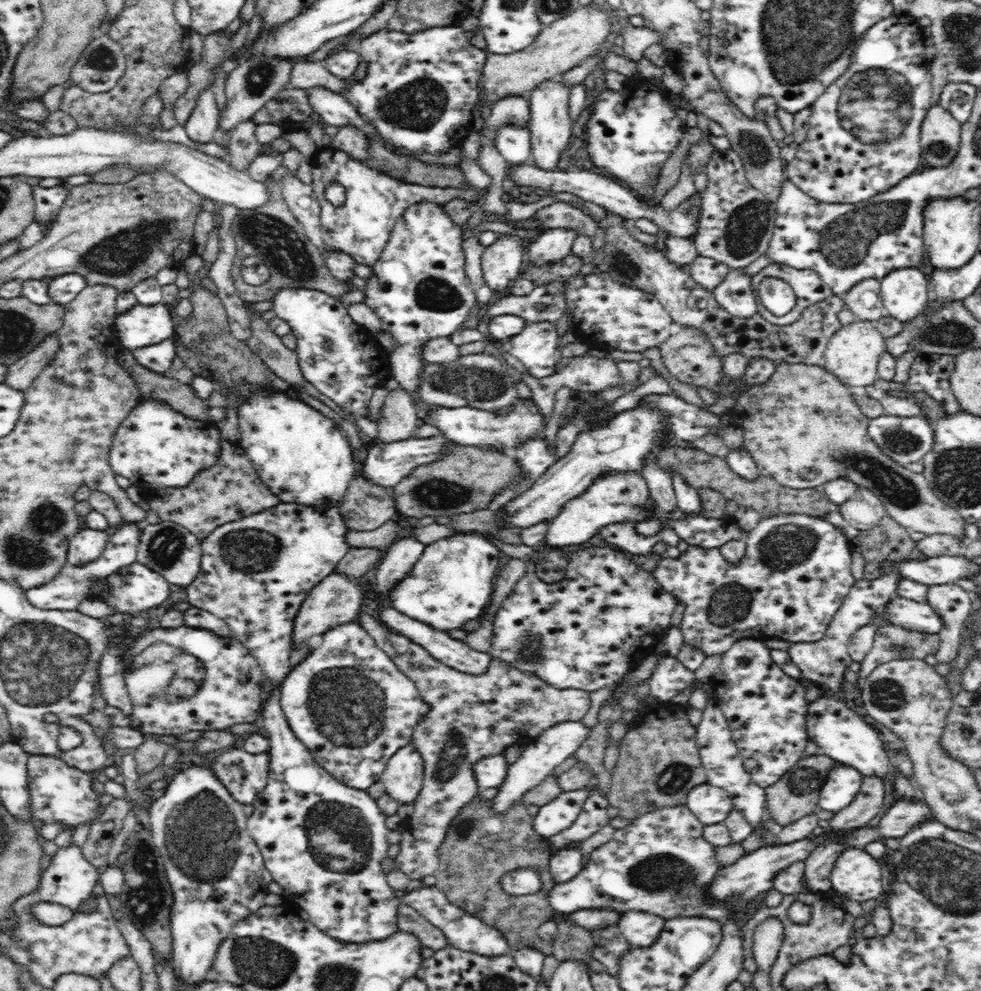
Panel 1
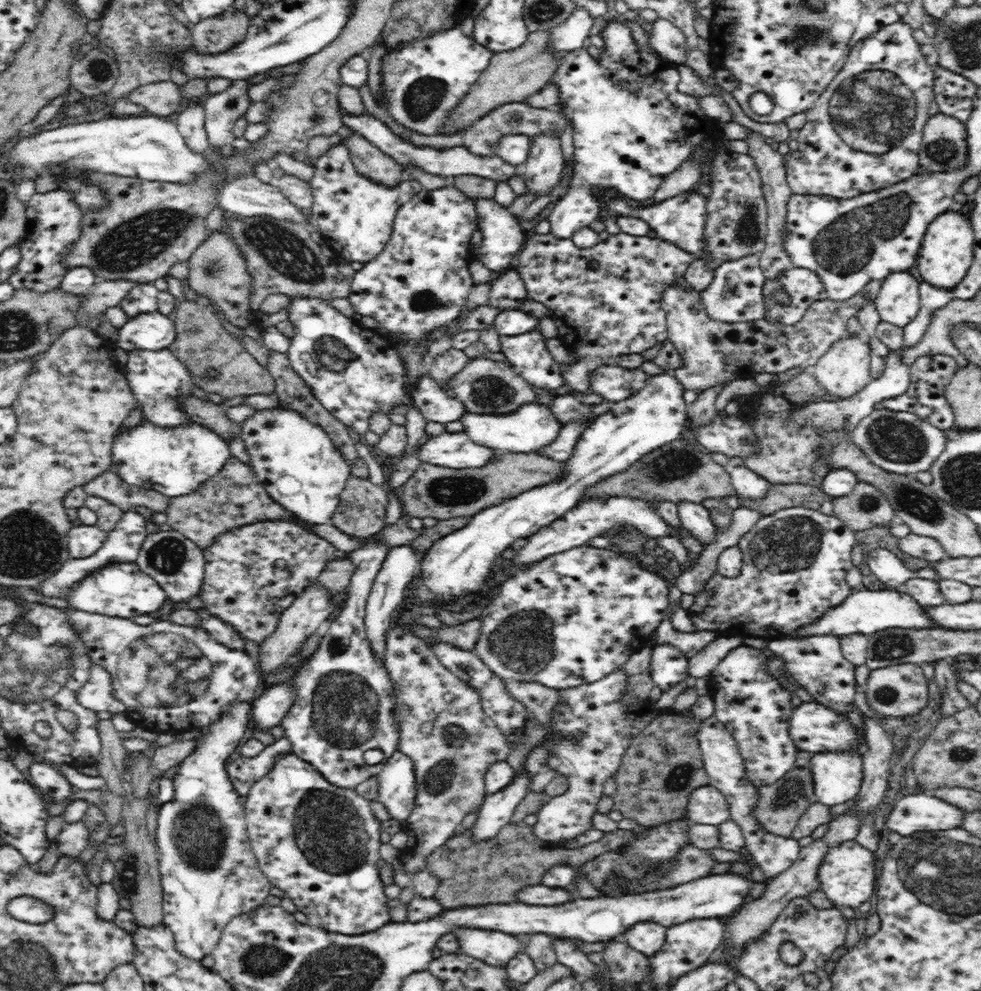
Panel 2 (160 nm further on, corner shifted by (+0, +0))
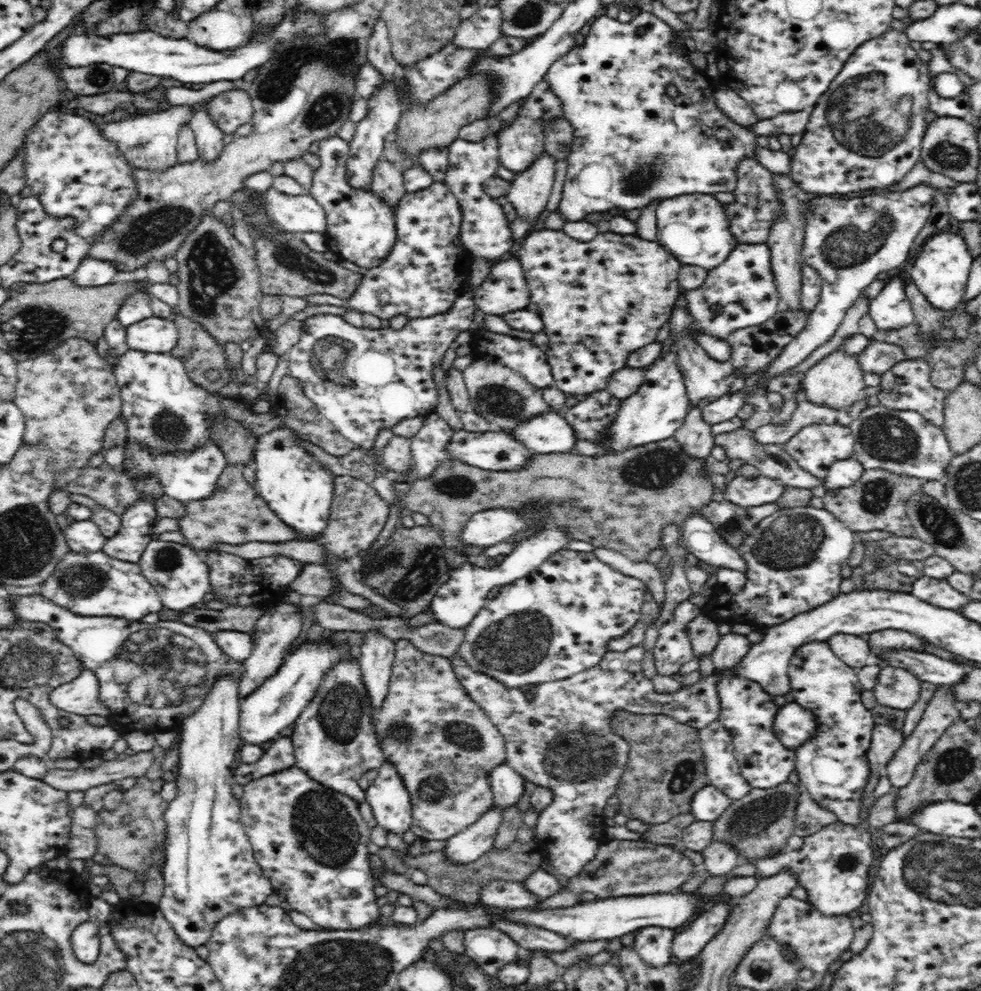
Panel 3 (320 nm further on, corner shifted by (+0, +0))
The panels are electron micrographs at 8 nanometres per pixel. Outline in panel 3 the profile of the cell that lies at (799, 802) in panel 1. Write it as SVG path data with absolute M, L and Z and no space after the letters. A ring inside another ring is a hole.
M782 782L774 788L751 788L741 799L731 799L730 806L713 822L713 840L723 840L734 847L741 862L774 857L774 852L788 849L788 838L794 834L794 819L799 792L803 788Z

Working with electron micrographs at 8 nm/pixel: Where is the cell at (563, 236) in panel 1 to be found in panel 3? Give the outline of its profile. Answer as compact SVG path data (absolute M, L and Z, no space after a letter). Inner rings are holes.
M640 7L634 10L631 21L622 23L618 19L612 19L606 14L598 14L588 34L585 36L582 45L574 45L570 50L552 63L552 66L546 72L544 81L552 87L552 92L558 95L564 106L564 119L573 127L574 139L571 152L567 156L568 173L562 191L562 197L557 208L558 213L566 219L566 222L584 221L585 216L592 213L604 213L611 208L619 208L621 210L634 210L634 208L644 208L652 204L652 202L663 201L667 198L674 198L680 194L710 194L716 192L734 192L738 183L737 171L739 163L743 158L756 158L757 153L757 137L753 128L739 126L737 122L732 121L728 116L722 113L718 108L714 96L714 87L709 83L705 75L695 69L692 78L684 76L684 60L688 60L689 51L684 47L676 47L672 40L676 38L674 31L664 20L656 17L647 7ZM668 86L676 86L678 95L676 98L668 95Z

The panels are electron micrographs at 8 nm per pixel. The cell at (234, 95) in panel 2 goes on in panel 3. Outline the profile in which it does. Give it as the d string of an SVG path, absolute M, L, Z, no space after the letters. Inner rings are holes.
M205 103L194 110L192 119L188 124L196 136L198 160L206 161L206 163L217 160L216 158L224 148L223 138L226 134L222 133L216 122L210 119Z

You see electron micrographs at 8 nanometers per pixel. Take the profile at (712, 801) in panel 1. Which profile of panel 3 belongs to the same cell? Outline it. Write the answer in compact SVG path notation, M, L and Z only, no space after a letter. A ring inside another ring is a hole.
M712 785L701 788L690 802L696 821L714 822L730 806L731 798Z

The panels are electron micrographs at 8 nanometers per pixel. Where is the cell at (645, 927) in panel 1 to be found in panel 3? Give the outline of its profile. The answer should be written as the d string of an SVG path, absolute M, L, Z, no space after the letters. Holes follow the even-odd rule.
M644 927L635 932L633 949L648 966L664 966L672 962L675 931L662 927Z

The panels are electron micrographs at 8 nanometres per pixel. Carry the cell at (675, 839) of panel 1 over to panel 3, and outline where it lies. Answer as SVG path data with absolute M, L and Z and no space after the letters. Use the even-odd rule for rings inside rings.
M492 879L479 890L479 904L500 910L533 907L540 900L530 894L521 882Z

